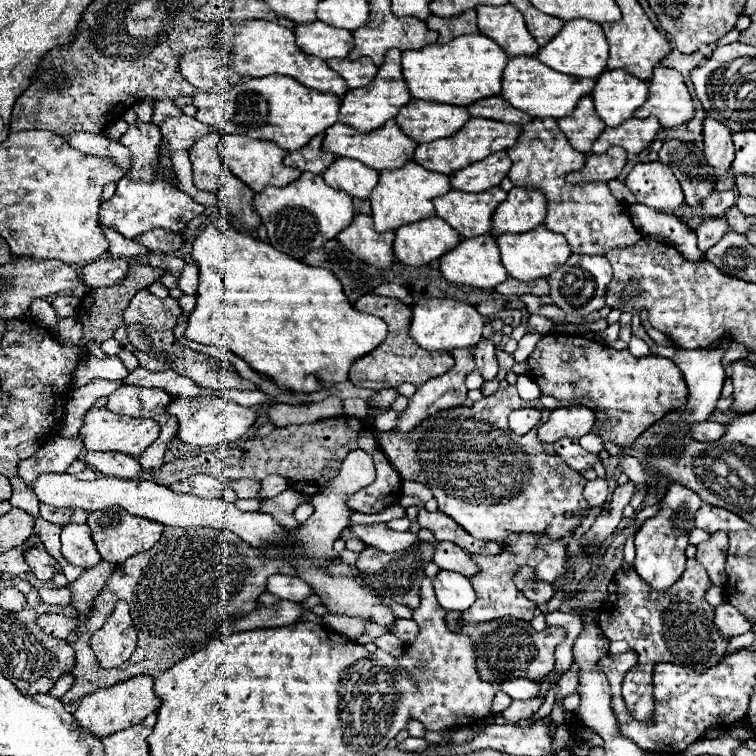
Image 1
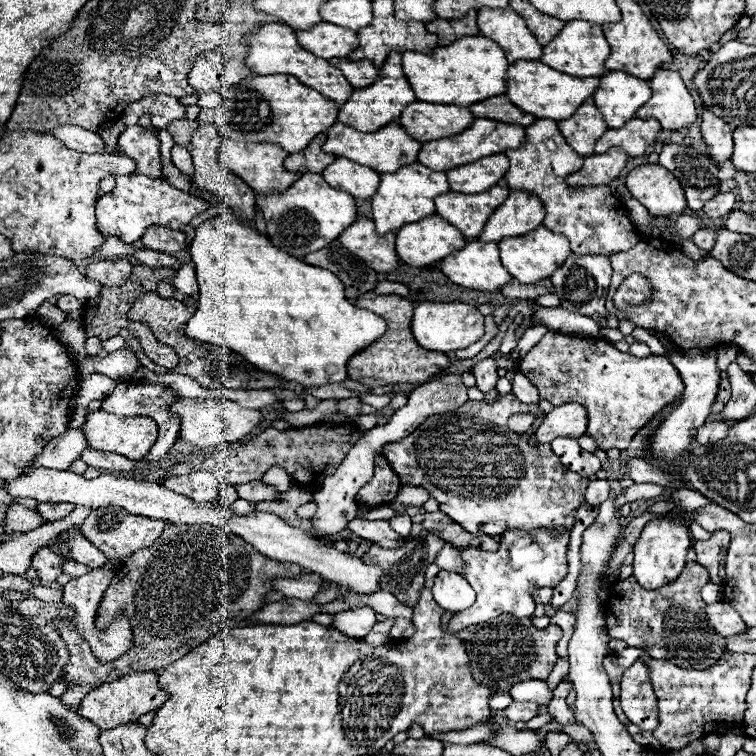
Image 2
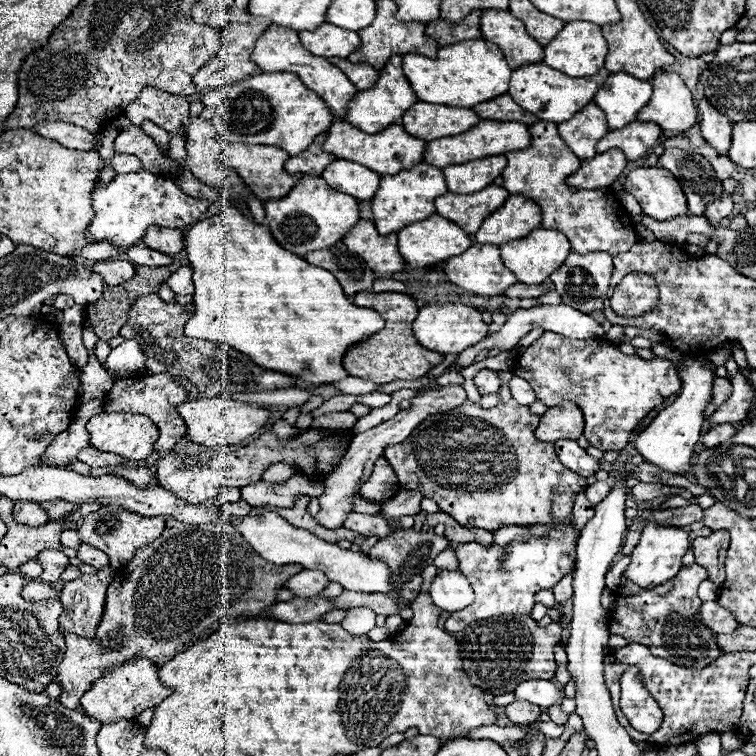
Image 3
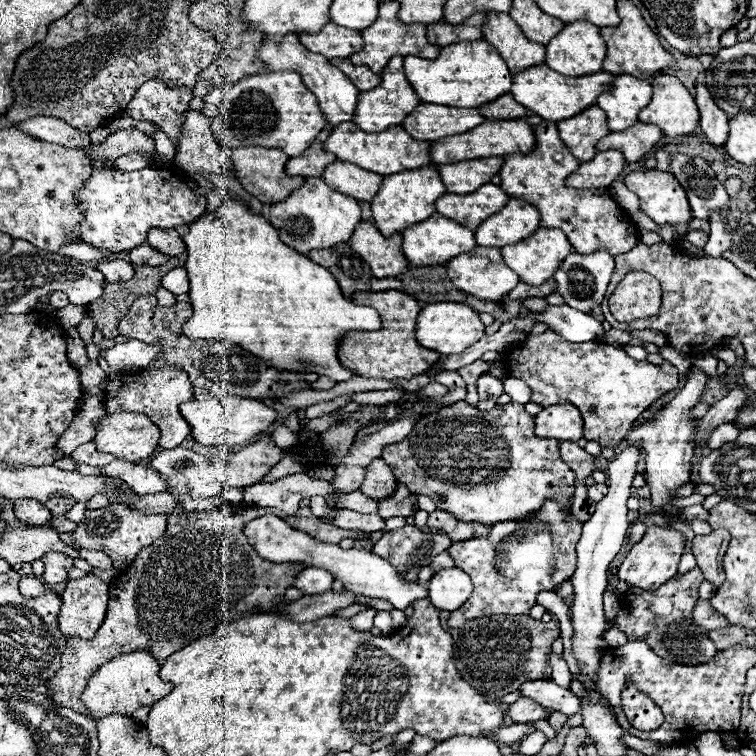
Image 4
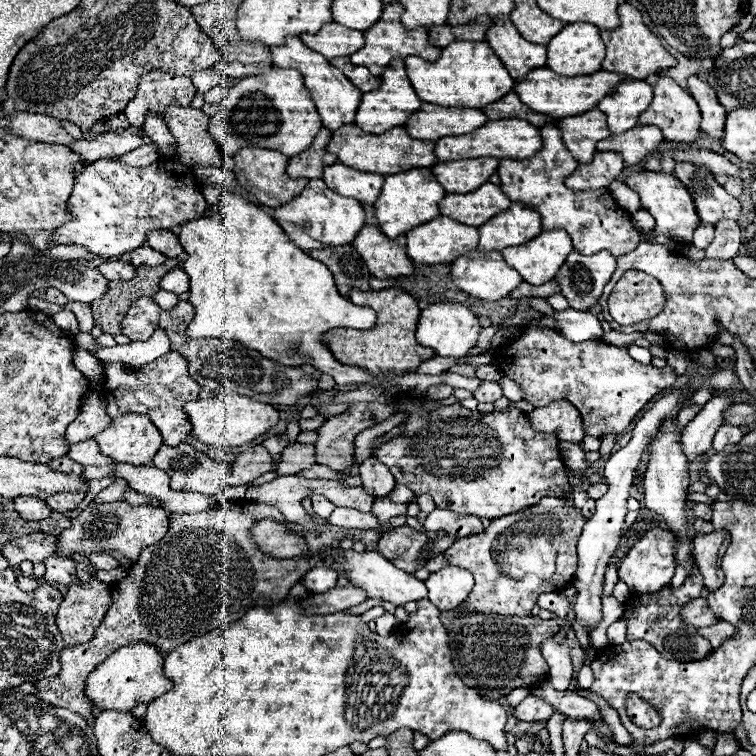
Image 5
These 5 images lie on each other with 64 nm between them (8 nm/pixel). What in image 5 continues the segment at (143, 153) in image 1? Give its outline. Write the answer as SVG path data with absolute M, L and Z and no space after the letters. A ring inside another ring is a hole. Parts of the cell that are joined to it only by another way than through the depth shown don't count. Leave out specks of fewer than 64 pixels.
M118 128L114 132L106 132L92 140L76 140L70 148L78 152L84 160L96 162L102 158L116 158L126 152L132 152L134 148L140 148L144 144L152 144L152 140L144 134L142 128Z

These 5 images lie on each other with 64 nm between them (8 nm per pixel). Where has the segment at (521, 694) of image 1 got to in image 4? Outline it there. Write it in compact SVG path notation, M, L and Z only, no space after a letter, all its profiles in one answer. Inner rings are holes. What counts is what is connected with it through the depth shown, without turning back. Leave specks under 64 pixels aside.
M552 680L524 682L518 690L520 690L522 696L540 702L544 708L548 708L548 710L560 710L566 716L578 714L580 706L582 706L582 702L580 702L578 696L574 696L570 690L554 684Z

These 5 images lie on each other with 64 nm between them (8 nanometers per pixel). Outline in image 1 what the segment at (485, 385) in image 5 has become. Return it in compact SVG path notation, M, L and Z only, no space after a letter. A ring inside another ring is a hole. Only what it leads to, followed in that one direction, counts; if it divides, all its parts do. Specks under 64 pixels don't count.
M480 338L474 346L474 358L478 370L484 374L484 380L494 380L498 374L498 360L496 360L496 346L492 340Z

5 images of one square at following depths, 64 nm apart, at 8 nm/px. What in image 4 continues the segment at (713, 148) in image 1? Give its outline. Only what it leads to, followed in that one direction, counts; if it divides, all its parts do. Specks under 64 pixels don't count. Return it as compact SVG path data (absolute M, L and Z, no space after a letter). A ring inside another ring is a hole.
M696 84L696 104L700 110L700 130L706 136L706 140L712 146L724 148L728 140L728 116L722 112L714 100L710 98L710 92L704 84Z

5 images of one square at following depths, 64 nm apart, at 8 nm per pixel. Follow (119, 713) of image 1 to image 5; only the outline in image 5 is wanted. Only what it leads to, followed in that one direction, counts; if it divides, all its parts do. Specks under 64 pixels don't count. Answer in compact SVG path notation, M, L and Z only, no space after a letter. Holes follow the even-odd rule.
M128 644L116 650L108 660L104 660L88 678L86 678L86 698L94 708L102 710L118 710L132 712L138 704L148 704L172 690L172 680L168 680L162 672L164 656L148 644Z

